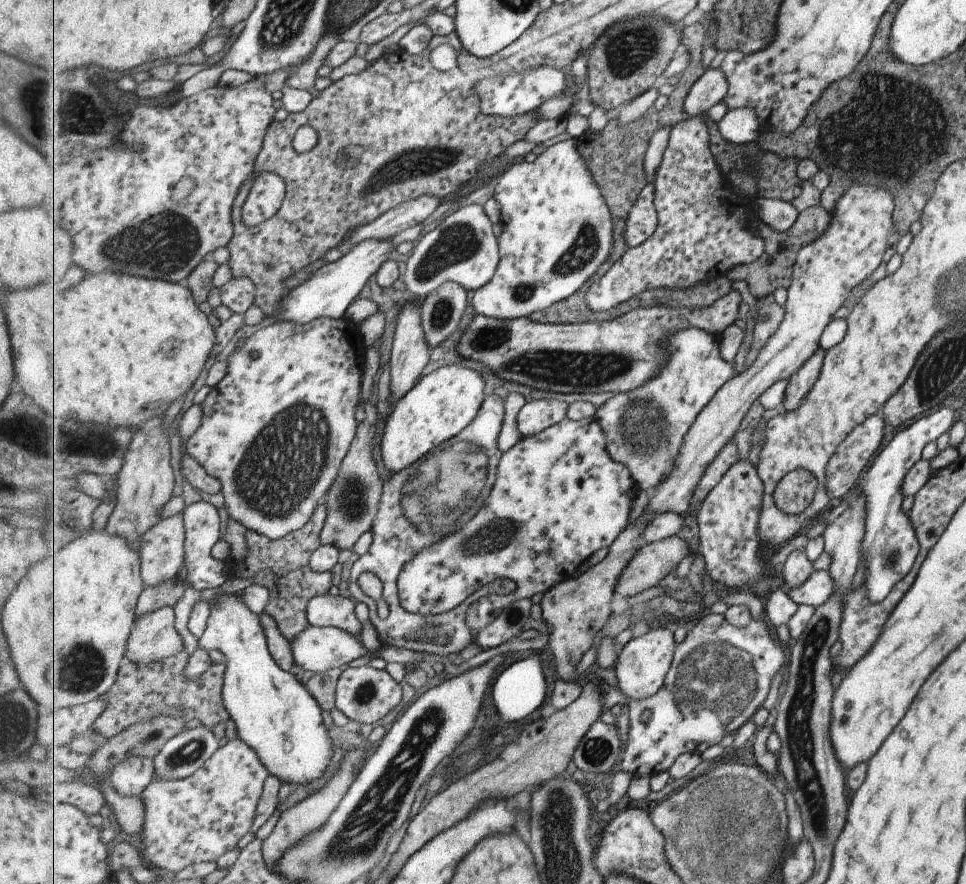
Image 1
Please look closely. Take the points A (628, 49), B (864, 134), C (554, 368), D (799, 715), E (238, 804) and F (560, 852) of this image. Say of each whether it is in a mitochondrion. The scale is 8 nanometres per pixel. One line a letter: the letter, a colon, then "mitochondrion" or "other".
A: mitochondrion
B: mitochondrion
C: mitochondrion
D: mitochondrion
E: other
F: mitochondrion

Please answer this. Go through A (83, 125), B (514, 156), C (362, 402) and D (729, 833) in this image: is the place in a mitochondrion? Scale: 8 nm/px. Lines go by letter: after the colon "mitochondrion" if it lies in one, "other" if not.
A: mitochondrion
B: other
C: other
D: mitochondrion

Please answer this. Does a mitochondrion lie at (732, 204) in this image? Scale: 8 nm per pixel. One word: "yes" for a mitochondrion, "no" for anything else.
no

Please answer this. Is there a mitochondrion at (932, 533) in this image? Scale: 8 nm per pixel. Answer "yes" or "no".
no

